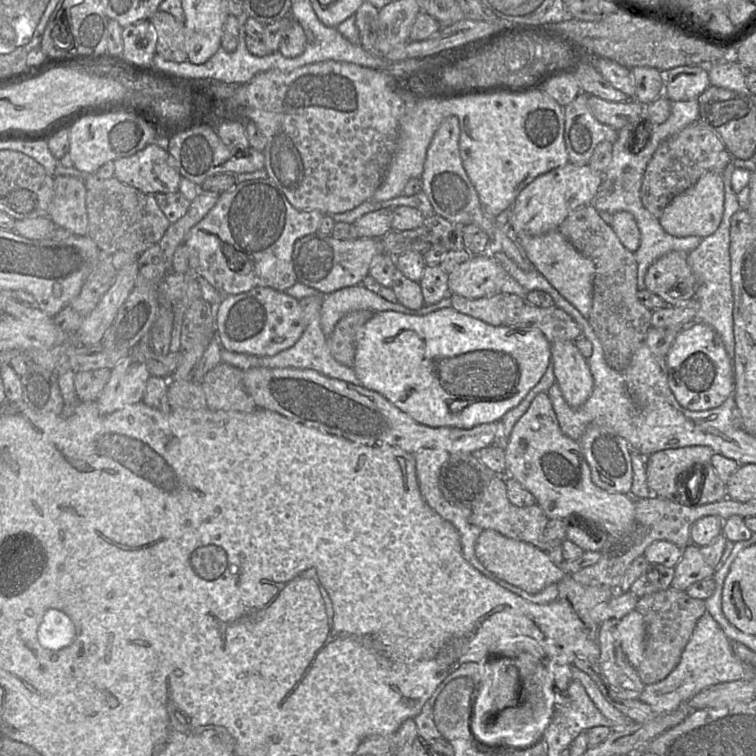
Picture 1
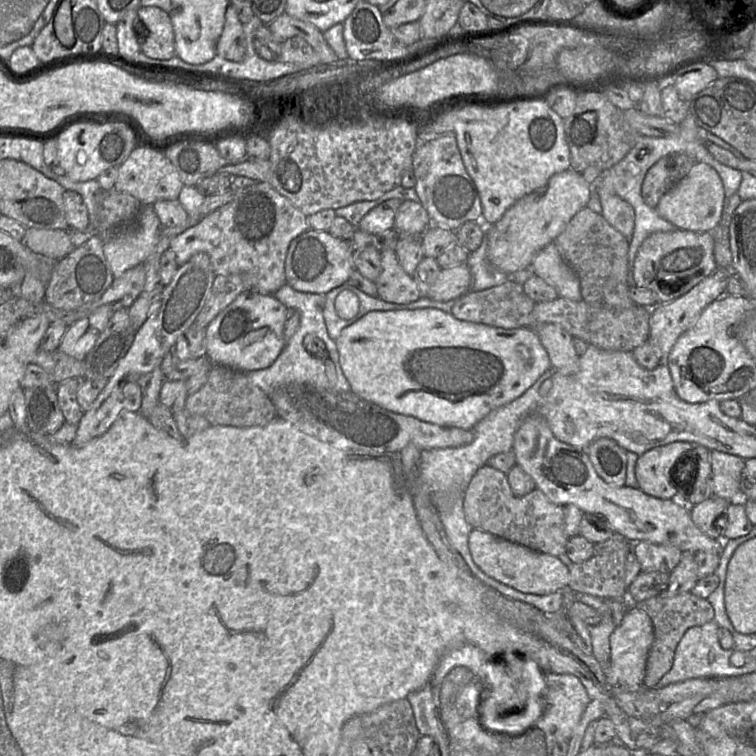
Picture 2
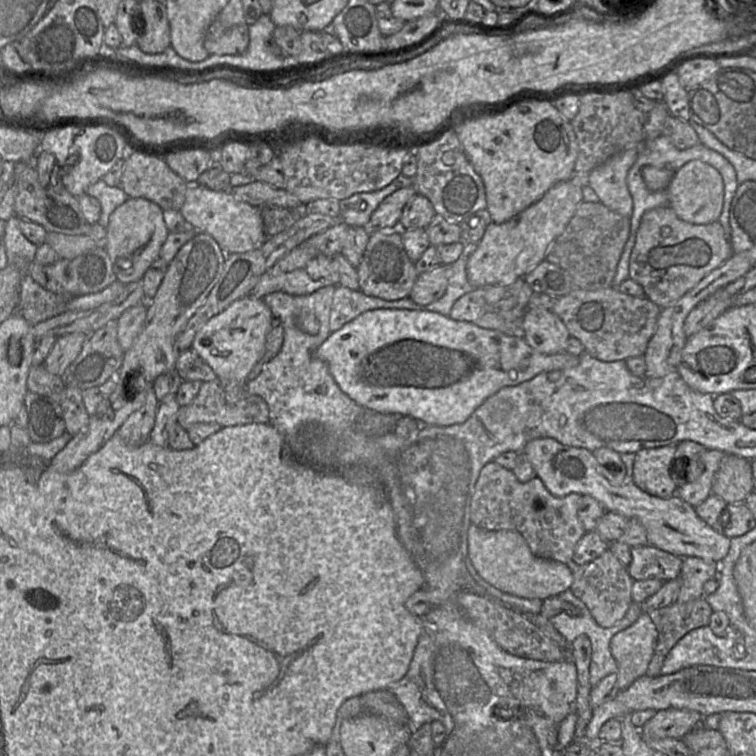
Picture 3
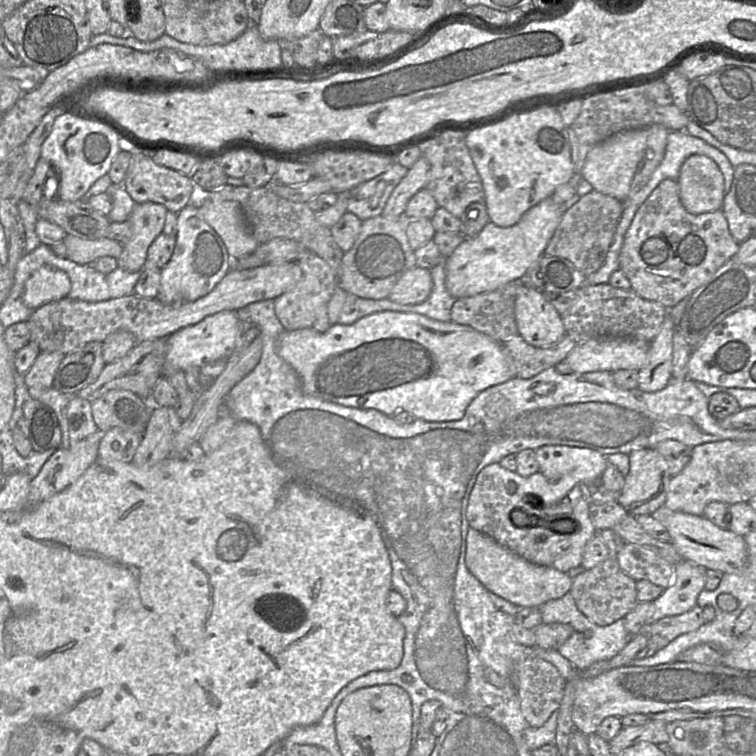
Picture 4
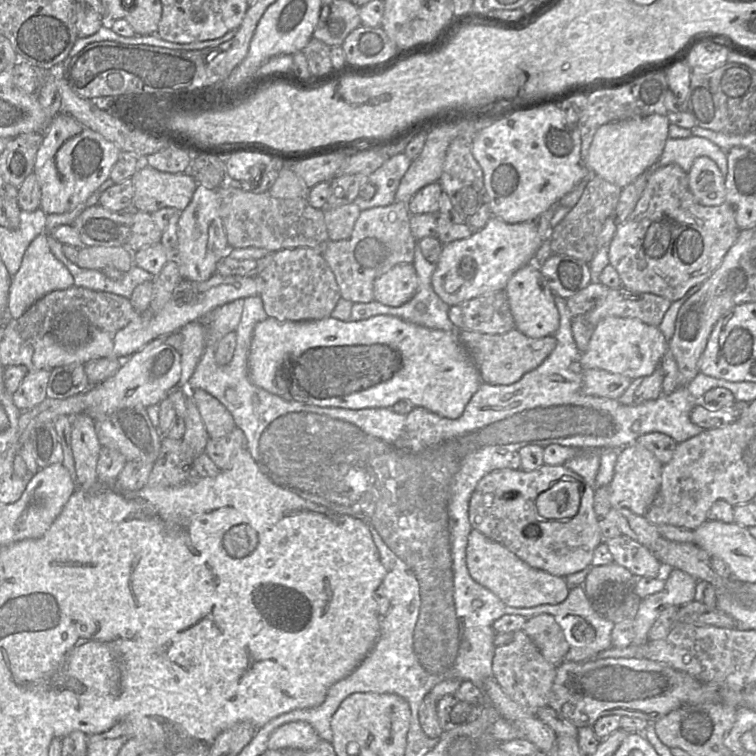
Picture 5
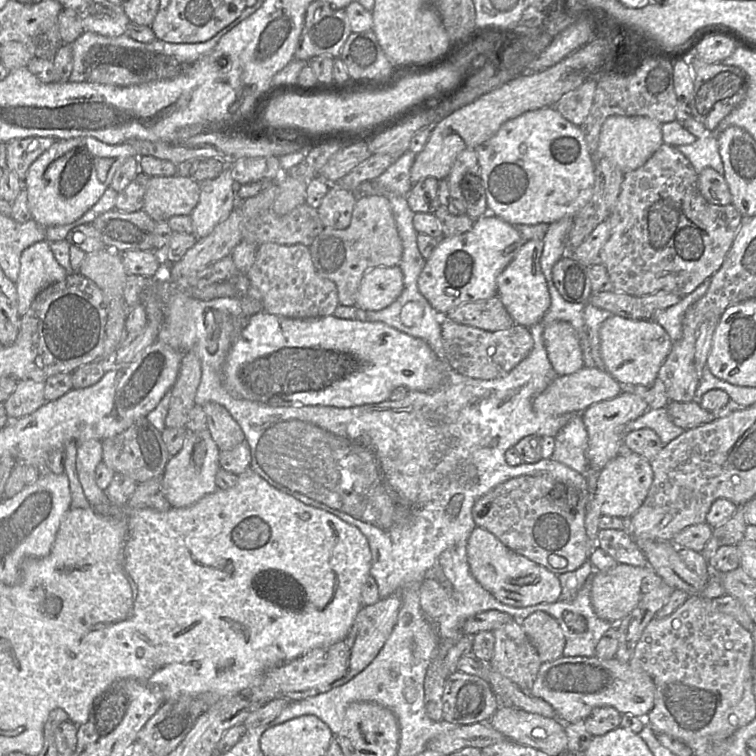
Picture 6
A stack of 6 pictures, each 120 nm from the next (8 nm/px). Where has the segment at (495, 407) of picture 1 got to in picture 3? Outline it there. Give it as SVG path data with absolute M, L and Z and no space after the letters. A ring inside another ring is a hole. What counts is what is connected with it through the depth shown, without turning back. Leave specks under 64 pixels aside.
M375 309L360 314L346 323L341 329L332 332L329 337L317 348L315 356L325 362L334 380L340 389L357 404L380 413L391 413L398 416L414 418L422 426L450 426L465 422L471 414L489 396L506 386L517 386L528 381L541 372L566 370L579 364L579 356L568 352L546 355L537 352L523 337L506 335L498 330L481 328L473 323L457 321L449 316L443 316L430 311L412 311L404 309Z

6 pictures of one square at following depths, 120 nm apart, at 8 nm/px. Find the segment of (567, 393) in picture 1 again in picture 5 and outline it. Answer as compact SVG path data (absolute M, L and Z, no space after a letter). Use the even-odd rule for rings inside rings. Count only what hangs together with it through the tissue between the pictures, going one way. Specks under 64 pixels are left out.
M533 259L511 276L504 289L515 328L530 338L553 336L559 328L559 313L554 303L554 294L545 283L539 268Z

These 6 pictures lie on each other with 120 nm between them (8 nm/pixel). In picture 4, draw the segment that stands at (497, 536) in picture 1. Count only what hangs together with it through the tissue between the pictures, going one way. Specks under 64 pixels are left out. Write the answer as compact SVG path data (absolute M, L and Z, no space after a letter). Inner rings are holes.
M469 528L465 556L470 573L490 592L522 608L540 607L571 590L573 579L555 568L536 565L498 544L490 536Z

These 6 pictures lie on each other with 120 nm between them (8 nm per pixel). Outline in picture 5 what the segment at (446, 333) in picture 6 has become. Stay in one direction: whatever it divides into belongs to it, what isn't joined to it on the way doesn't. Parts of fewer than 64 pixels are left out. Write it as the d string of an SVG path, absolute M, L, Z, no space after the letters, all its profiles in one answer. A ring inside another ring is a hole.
M516 328L502 334L483 334L470 330L458 330L458 339L475 363L481 380L492 385L509 385L517 382L527 372L537 368L556 346L553 336L530 338Z

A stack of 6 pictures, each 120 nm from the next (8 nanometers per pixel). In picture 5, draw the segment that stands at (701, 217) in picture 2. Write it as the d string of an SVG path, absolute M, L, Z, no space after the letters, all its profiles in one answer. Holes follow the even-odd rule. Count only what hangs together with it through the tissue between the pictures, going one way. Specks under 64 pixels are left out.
M706 156L696 158L688 174L689 189L703 206L725 203L725 179L716 163Z

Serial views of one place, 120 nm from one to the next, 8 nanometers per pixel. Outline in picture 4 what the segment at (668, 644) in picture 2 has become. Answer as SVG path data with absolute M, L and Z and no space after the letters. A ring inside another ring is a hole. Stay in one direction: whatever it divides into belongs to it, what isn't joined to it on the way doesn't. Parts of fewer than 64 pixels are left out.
M698 605L682 614L657 620L648 628L647 657L654 655L676 637L695 631L703 624L705 624L703 608Z

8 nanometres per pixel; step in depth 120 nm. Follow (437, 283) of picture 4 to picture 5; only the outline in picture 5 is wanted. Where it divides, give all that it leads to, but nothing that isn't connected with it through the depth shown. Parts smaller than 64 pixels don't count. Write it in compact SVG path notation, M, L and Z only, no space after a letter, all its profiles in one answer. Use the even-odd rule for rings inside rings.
M416 241L412 264L418 277L418 289L415 296L399 307L391 307L389 312L373 314L370 317L389 315L425 328L456 333L458 329L448 317L450 306L438 297L432 287L431 279L436 264L425 260L418 241Z

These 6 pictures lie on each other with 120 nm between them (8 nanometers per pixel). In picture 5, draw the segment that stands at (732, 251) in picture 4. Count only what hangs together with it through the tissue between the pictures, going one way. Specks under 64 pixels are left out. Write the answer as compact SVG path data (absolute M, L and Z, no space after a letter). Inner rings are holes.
M677 164L654 167L634 210L614 234L609 244L609 264L617 271L622 287L632 292L651 293L671 302L681 299L691 288L702 285L719 267L737 240L739 228L732 206L703 206L692 195L688 174Z

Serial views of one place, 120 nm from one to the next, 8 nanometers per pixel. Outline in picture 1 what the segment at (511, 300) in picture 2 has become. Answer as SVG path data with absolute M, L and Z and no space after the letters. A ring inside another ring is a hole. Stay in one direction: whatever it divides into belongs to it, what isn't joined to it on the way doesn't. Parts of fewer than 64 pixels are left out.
M503 292L491 297L468 299L457 294L449 294L452 308L456 311L479 319L493 326L501 326L504 321L502 298Z

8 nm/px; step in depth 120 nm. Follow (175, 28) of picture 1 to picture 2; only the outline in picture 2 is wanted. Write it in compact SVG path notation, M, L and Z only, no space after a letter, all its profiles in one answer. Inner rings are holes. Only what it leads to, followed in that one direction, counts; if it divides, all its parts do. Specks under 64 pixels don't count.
M139 7L137 15L148 29L146 40L139 38L141 52L149 58L168 60L176 55L170 16L159 7Z

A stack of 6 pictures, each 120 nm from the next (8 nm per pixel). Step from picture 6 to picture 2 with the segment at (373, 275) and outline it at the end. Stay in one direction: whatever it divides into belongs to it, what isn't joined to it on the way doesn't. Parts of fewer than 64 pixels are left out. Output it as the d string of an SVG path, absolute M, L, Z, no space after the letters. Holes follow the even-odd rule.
M467 264L442 268L426 297L437 302L458 299L470 291L471 272Z

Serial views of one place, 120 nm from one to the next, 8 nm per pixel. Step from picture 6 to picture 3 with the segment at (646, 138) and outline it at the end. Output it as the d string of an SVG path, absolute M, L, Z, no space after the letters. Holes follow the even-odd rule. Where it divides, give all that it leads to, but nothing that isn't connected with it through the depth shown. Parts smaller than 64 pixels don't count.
M639 147L625 149L589 172L589 186L611 211L630 218L633 200L627 187L627 174L637 159Z

